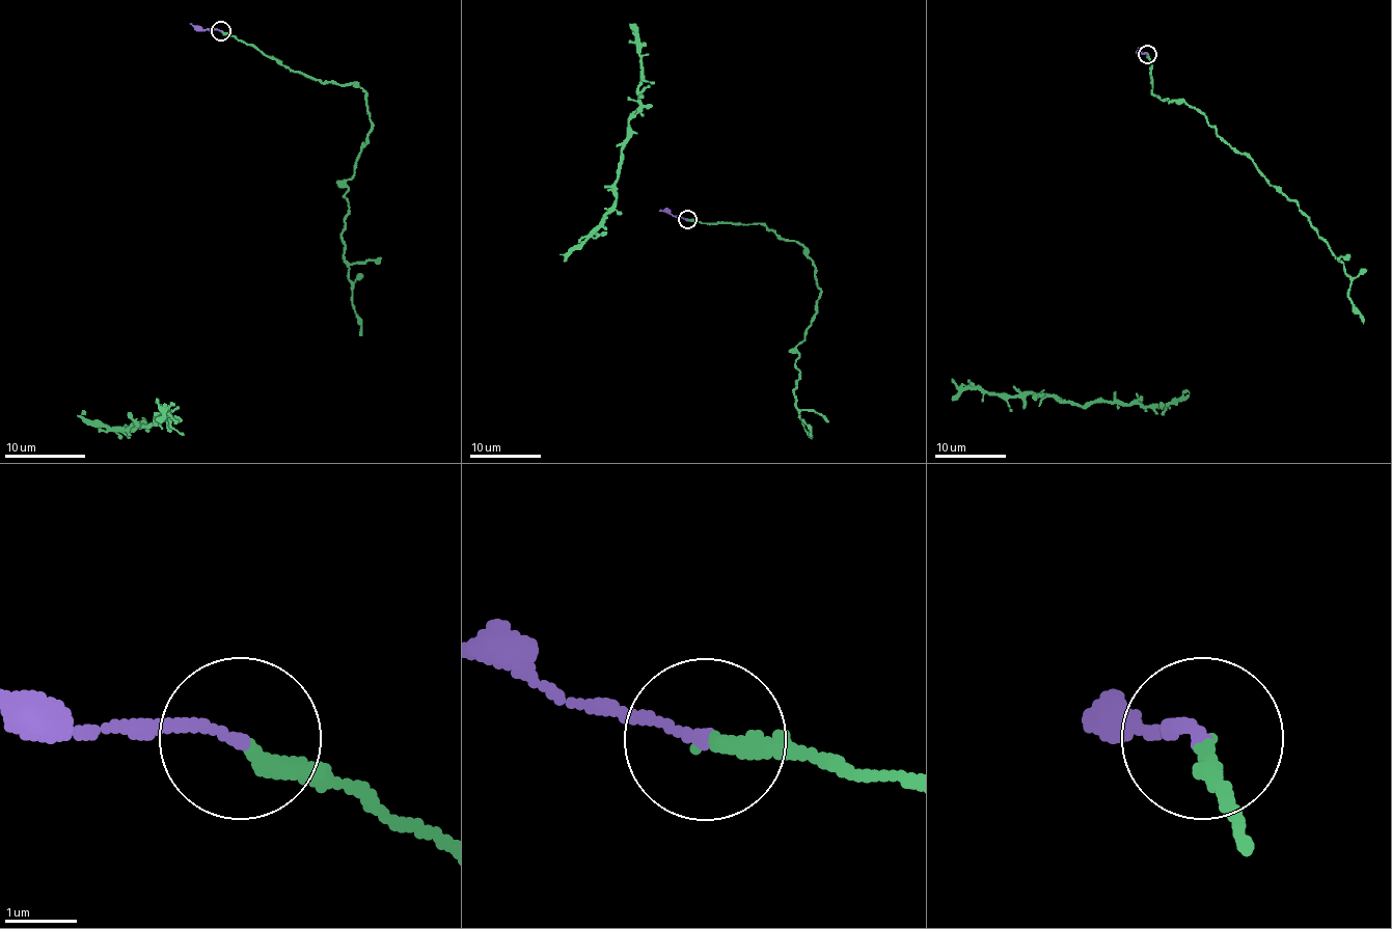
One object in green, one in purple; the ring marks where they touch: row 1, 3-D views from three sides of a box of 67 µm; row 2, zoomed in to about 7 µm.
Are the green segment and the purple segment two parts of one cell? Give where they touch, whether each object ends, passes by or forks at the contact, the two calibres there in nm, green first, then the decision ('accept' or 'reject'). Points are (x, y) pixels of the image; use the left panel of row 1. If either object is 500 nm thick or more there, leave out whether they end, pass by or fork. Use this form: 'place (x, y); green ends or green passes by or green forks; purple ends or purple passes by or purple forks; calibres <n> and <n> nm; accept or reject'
place (221, 30); green ends; purple ends; calibres 240 and 150 nm; accept

